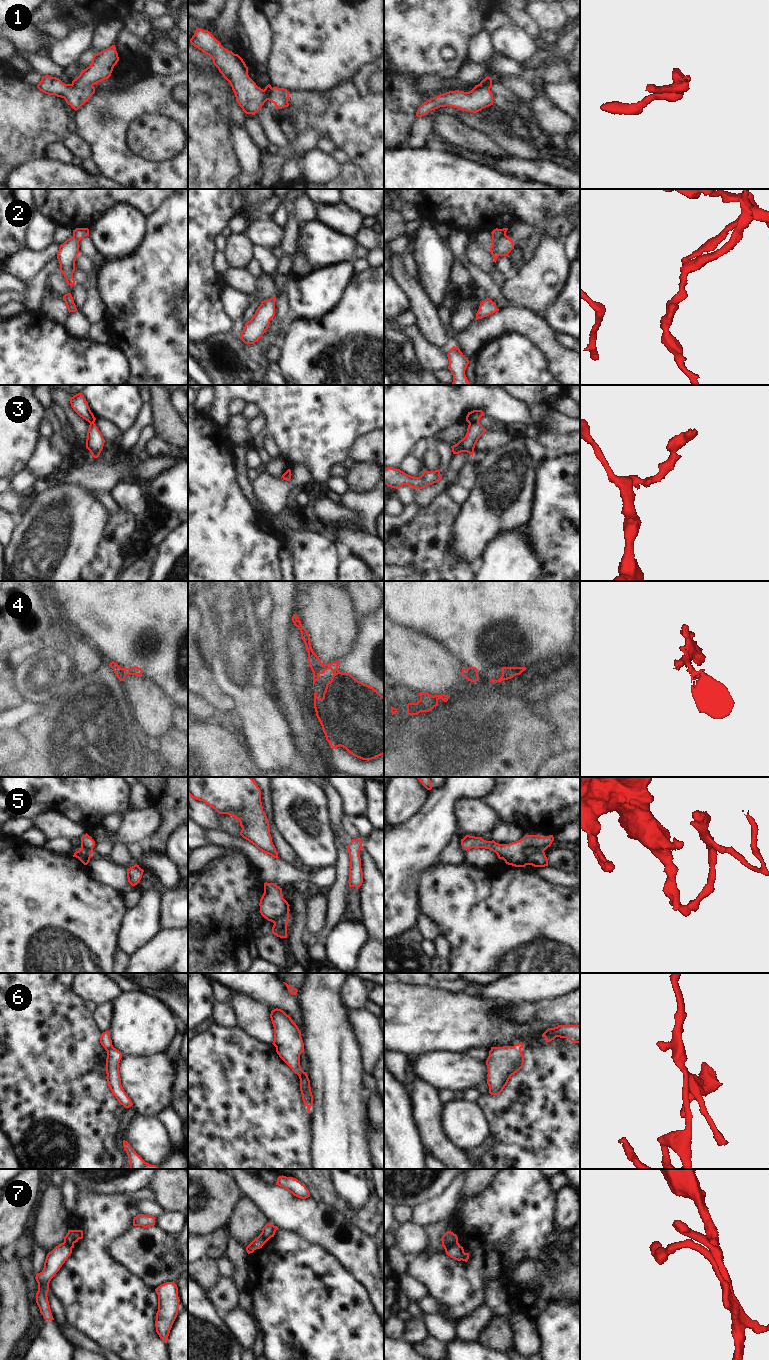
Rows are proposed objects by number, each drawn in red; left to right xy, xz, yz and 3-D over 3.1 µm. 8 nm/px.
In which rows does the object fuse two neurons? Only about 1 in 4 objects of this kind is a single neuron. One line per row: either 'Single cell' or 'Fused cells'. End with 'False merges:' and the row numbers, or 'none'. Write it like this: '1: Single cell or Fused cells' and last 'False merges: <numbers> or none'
1: Fused cells
2: Fused cells
3: Fused cells
4: Fused cells
5: Fused cells
6: Fused cells
7: Fused cells
False merges: 1, 2, 3, 4, 5, 6, 7

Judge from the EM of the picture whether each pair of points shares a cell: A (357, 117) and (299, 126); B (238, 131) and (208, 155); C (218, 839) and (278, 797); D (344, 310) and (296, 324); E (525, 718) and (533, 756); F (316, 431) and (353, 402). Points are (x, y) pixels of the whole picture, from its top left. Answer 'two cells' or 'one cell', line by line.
A: one cell
B: two cells
C: two cells
D: one cell
E: one cell
F: one cell

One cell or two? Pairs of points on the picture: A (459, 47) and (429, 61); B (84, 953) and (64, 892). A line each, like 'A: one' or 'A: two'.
A: one
B: one

